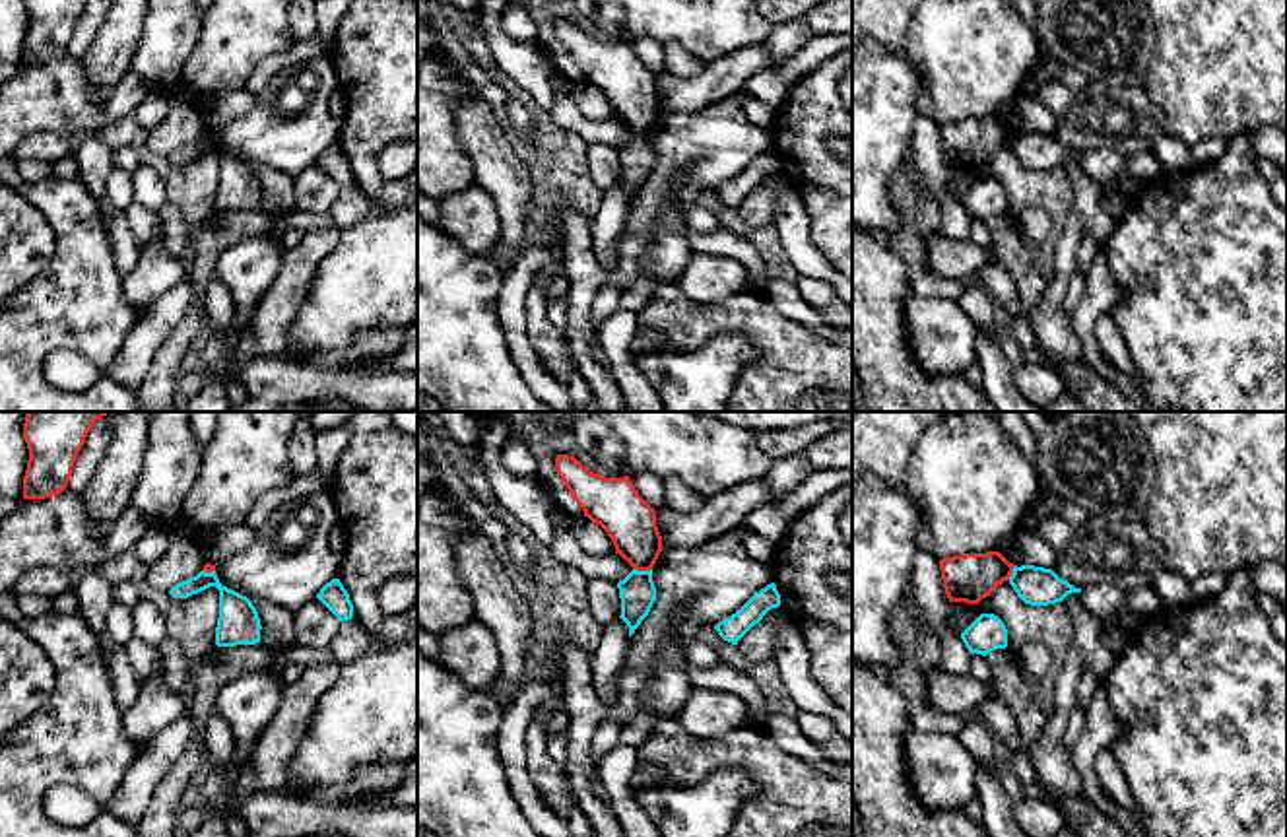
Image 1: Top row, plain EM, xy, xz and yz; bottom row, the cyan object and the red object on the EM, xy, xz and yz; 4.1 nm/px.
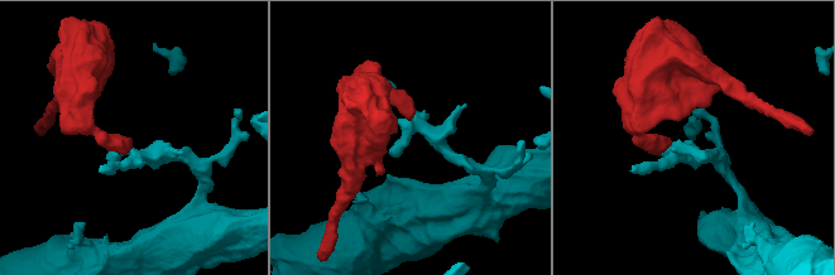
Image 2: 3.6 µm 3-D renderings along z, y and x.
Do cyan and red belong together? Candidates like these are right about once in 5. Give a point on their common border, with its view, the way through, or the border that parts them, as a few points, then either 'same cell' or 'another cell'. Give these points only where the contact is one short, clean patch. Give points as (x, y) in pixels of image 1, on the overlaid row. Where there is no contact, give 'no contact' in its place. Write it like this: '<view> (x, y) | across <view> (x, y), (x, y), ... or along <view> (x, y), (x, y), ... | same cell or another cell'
xz (643, 571) | along xz (633, 568), (651, 569) | another cell

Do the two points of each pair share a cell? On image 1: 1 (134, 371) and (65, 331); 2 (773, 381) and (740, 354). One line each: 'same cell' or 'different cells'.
1: different cells
2: different cells

